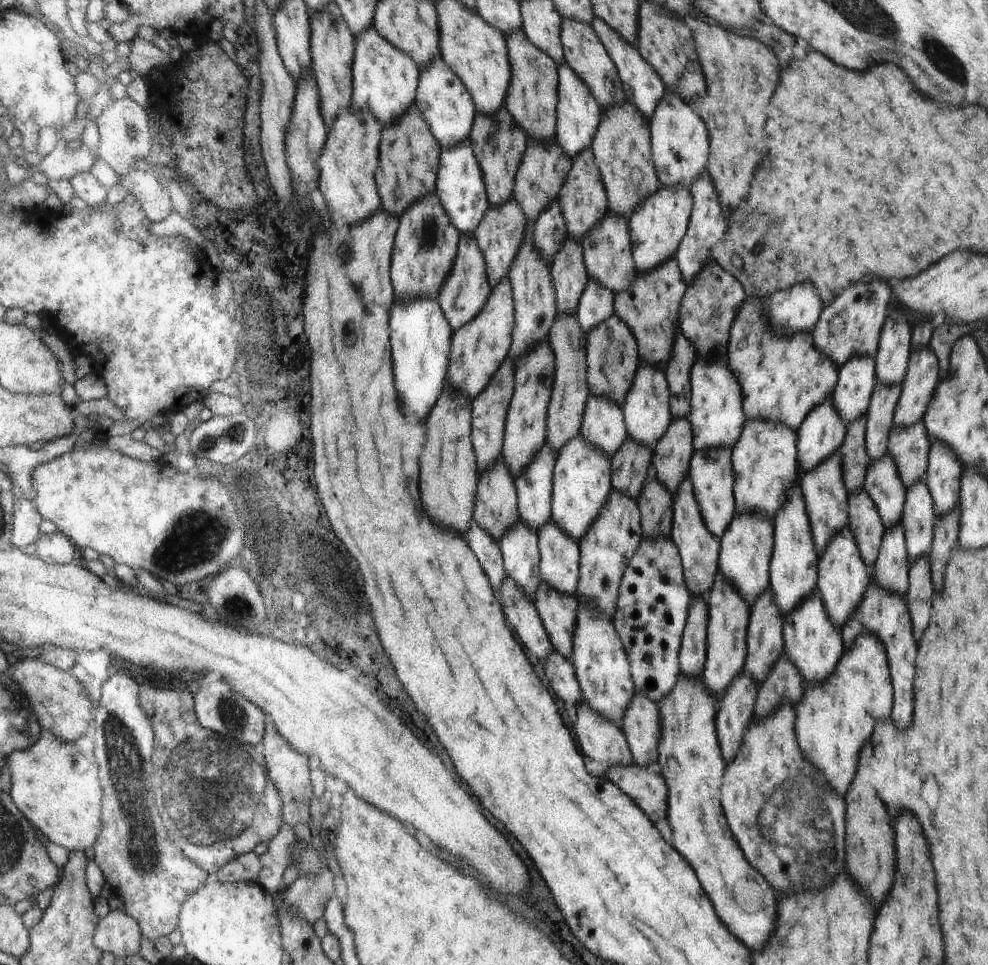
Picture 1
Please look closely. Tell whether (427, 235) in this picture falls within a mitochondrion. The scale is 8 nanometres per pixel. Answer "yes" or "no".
yes

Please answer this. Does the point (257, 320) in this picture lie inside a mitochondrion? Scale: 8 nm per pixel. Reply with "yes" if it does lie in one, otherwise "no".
yes

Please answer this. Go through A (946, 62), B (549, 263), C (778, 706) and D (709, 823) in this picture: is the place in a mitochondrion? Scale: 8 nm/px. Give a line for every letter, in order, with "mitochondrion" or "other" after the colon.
A: mitochondrion
B: other
C: other
D: other

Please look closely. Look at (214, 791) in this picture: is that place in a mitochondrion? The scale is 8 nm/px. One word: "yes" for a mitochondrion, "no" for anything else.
yes

